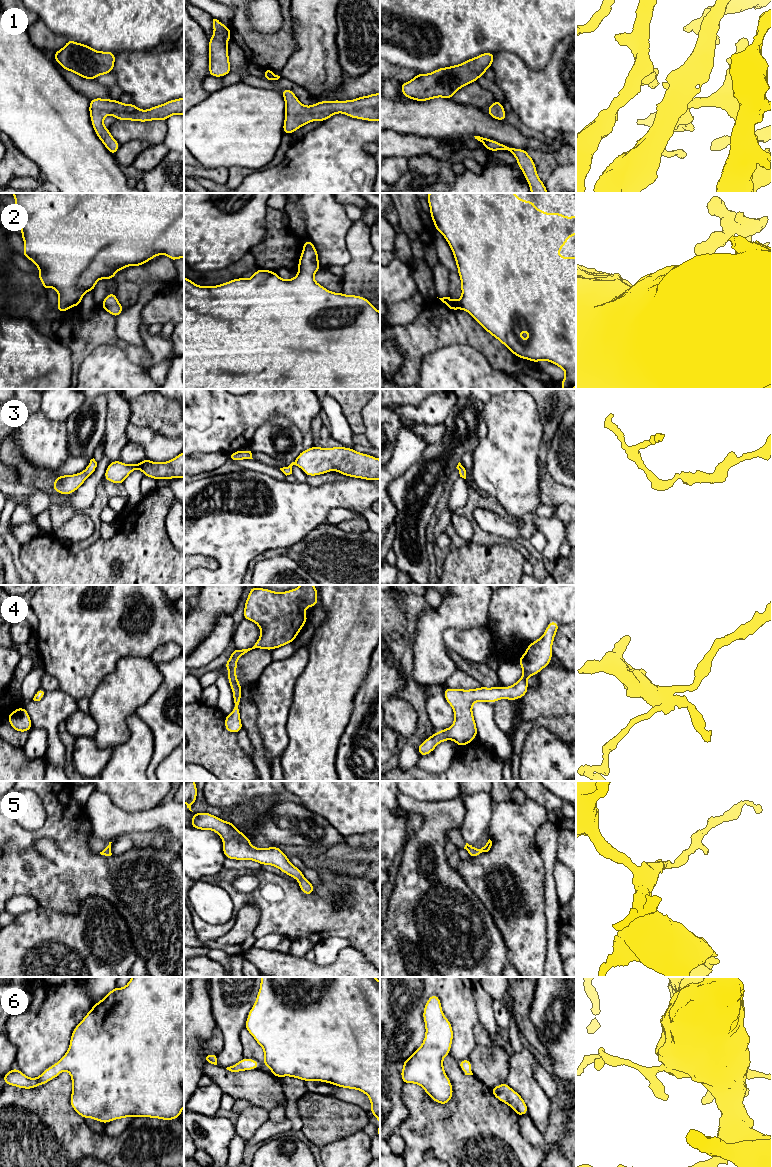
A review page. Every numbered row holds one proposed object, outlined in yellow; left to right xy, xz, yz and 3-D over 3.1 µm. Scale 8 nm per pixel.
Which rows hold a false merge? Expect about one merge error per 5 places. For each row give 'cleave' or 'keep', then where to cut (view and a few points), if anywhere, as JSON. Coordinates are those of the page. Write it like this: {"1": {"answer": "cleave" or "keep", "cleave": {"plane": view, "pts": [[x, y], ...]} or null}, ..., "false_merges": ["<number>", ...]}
{"1": {"answer": "keep", "cleave": null}, "2": {"answer": "keep", "cleave": null}, "3": {"answer": "keep", "cleave": null}, "4": {"answer": "keep", "cleave": null}, "5": {"answer": "keep", "cleave": null}, "6": {"answer": "keep", "cleave": null}, "false_merges": []}

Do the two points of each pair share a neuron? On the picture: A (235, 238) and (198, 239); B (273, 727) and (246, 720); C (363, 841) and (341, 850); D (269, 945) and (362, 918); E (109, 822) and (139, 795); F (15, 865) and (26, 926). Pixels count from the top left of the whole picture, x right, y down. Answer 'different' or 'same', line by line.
A: same
B: different
C: different
D: different
E: different
F: different

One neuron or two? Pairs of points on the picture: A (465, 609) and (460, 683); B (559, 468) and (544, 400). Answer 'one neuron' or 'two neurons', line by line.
A: two neurons
B: two neurons

